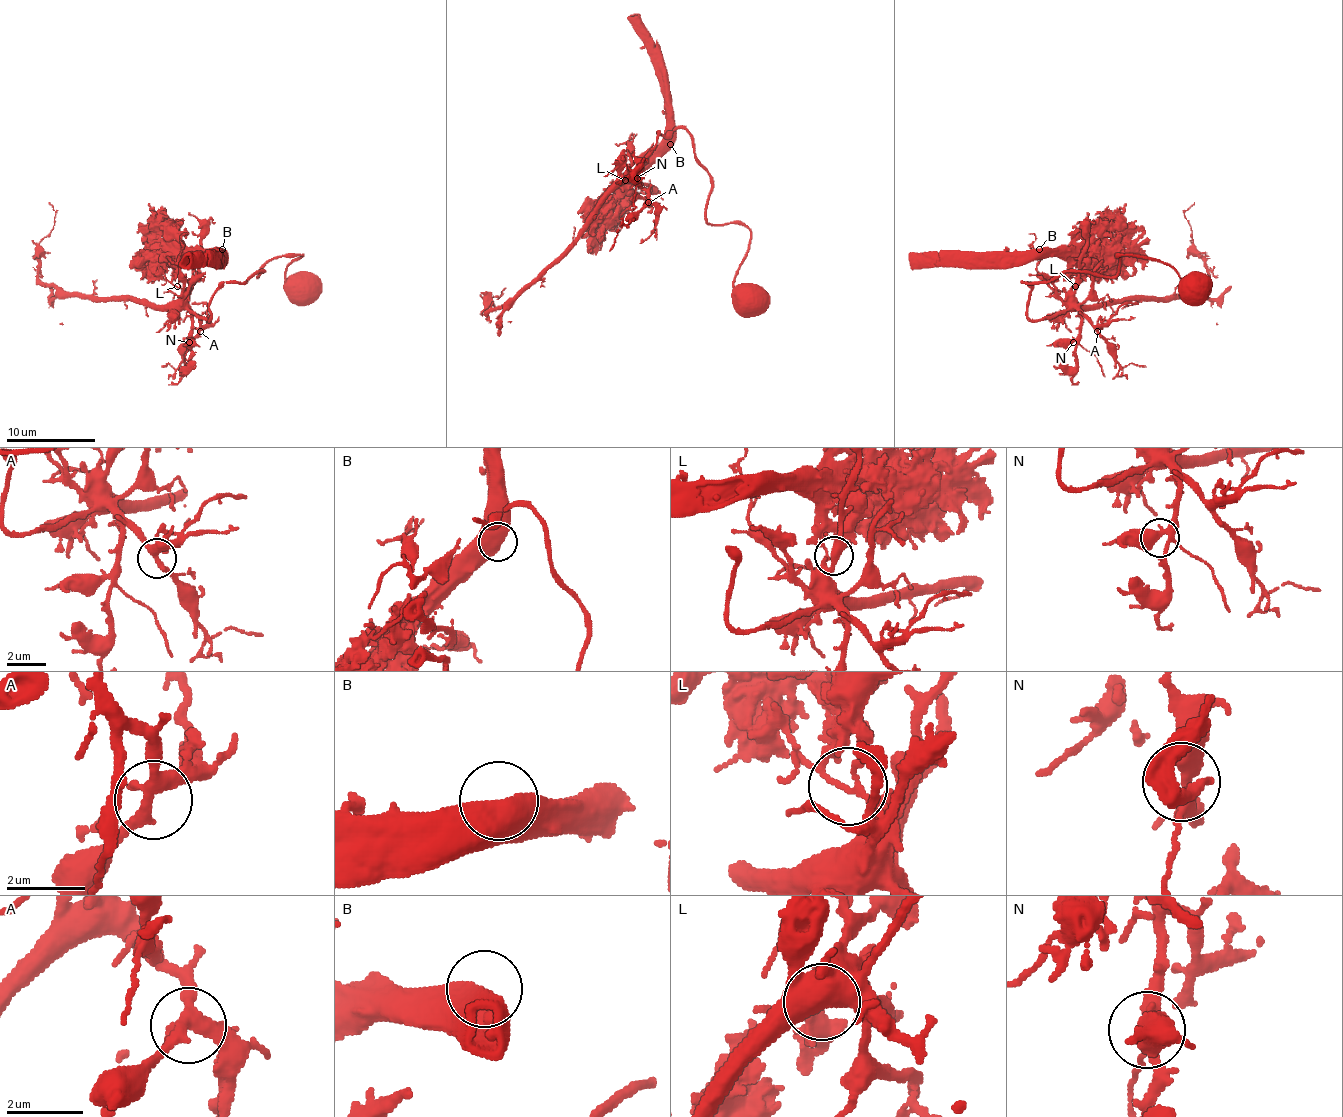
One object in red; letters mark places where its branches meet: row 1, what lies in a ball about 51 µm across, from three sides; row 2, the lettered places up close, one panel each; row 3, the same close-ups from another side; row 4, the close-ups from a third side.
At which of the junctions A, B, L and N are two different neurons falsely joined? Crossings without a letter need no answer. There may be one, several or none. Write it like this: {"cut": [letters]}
{"cut": ["L"]}

